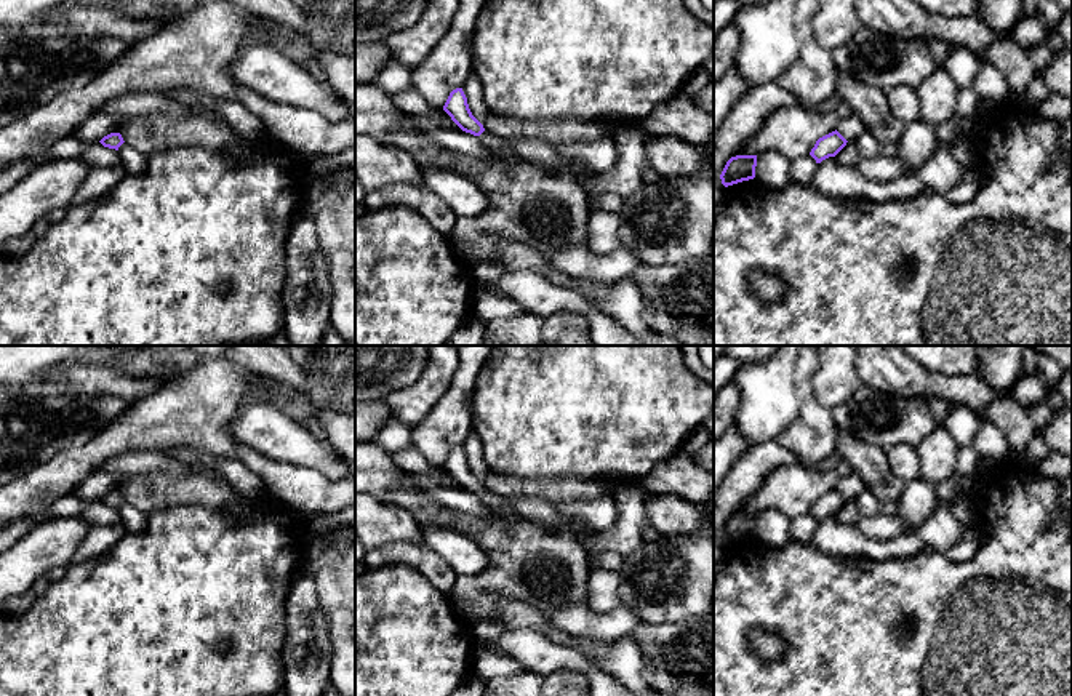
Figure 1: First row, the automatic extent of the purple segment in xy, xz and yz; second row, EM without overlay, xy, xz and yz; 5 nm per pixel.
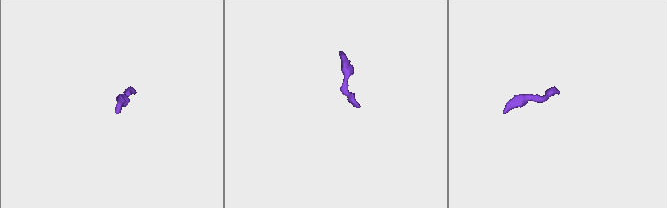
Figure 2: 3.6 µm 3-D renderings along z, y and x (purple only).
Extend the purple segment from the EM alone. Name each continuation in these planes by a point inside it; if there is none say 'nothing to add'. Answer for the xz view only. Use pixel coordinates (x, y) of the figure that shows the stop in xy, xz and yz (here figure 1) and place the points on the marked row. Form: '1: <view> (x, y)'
1: xz (501, 149)

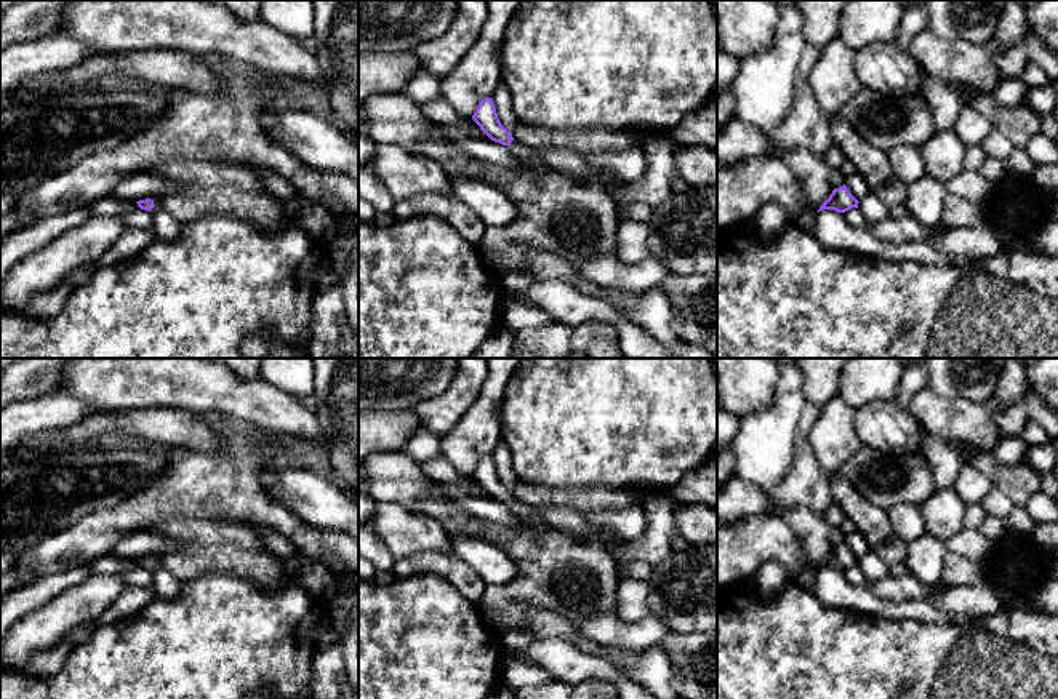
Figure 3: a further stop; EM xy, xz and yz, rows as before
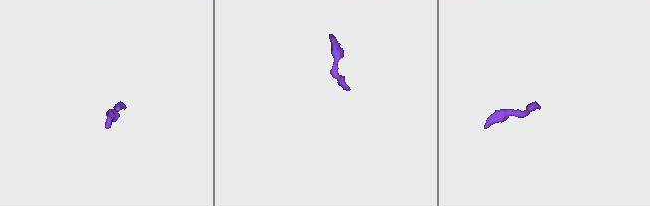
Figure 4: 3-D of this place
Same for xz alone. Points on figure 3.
1: xz (530, 159)

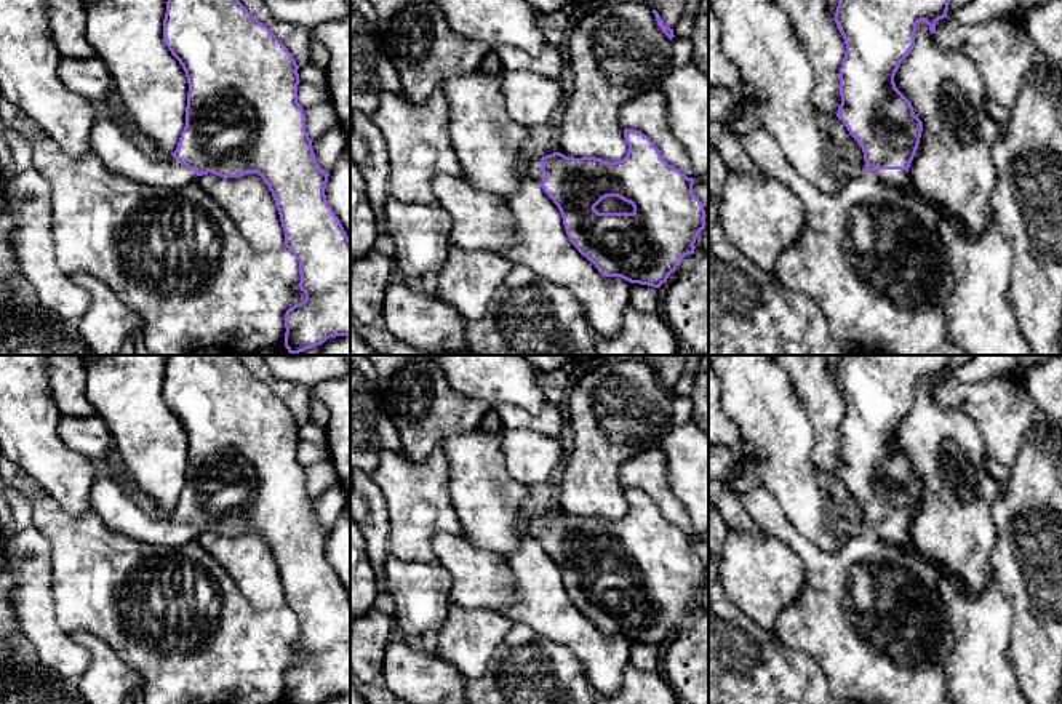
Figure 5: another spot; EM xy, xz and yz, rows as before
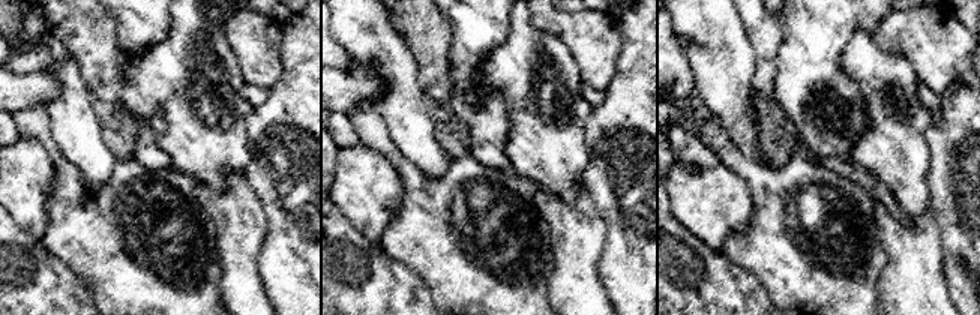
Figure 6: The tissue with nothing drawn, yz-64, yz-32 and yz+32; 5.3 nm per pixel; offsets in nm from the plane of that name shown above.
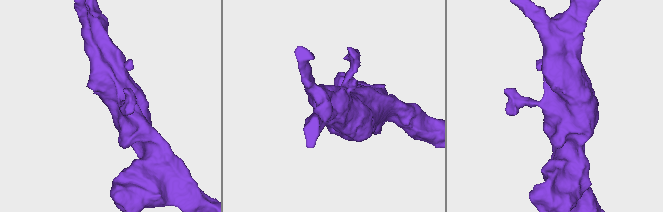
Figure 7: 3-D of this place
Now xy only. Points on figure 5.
1: xy (107, 141)

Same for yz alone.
1: yz (898, 178)

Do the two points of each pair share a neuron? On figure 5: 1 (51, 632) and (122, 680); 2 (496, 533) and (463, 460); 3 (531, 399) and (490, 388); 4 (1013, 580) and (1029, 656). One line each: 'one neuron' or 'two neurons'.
1: two neurons
2: one neuron
3: one neuron
4: one neuron

